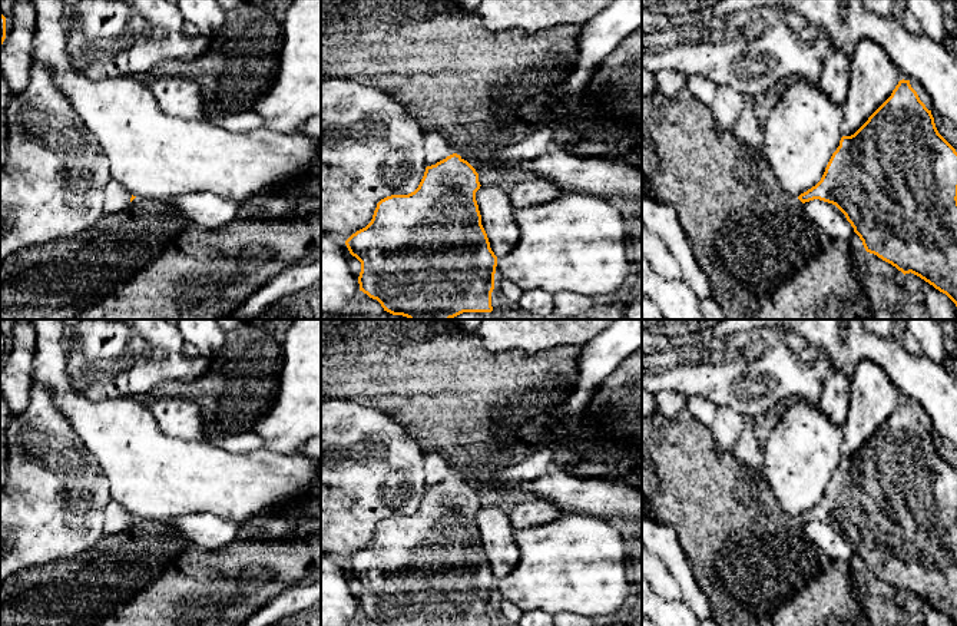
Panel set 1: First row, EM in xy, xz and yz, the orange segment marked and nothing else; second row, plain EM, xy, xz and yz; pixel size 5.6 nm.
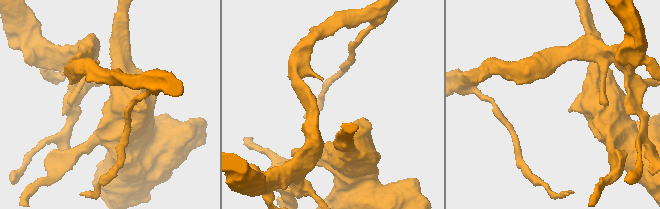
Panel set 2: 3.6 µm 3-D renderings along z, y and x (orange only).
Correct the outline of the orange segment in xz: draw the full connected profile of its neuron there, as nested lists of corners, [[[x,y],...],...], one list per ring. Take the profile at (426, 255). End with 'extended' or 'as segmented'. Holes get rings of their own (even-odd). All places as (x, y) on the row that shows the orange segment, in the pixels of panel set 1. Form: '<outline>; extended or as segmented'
[[[453,153],[427,166],[414,192],[381,199],[371,222],[345,241],[350,254],[361,262],[360,291],[377,299],[384,311],[408,319],[451,319],[463,312],[491,312],[497,256],[481,225],[476,201],[480,186],[476,169]]]; as segmented

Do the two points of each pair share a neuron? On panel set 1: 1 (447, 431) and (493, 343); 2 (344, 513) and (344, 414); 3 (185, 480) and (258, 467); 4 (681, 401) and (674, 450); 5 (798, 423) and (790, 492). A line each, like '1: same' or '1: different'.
1: different
2: same
3: same
4: different
5: same

